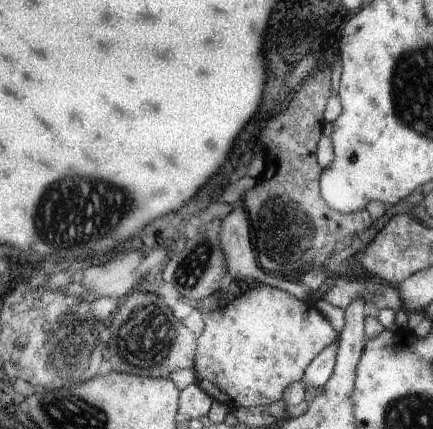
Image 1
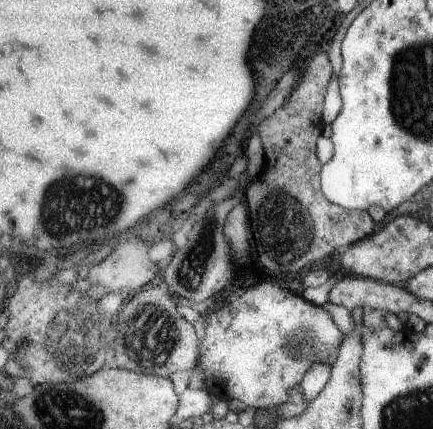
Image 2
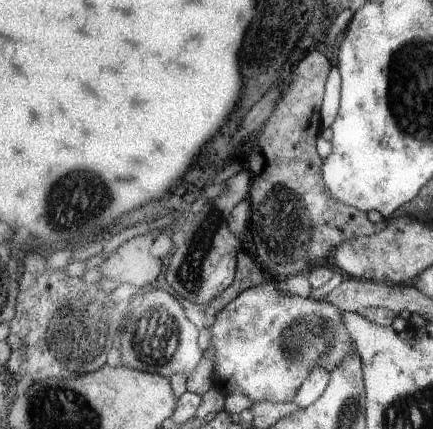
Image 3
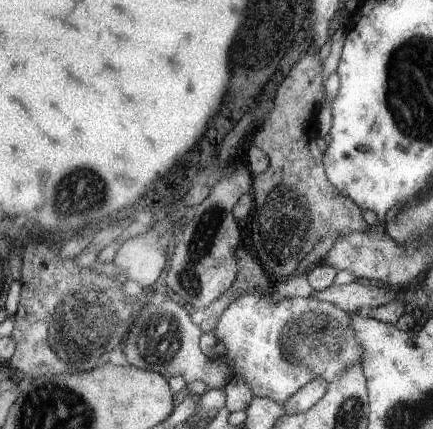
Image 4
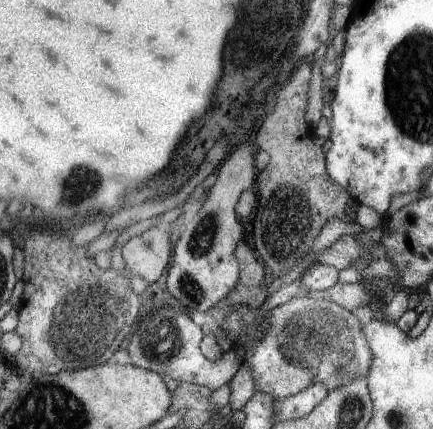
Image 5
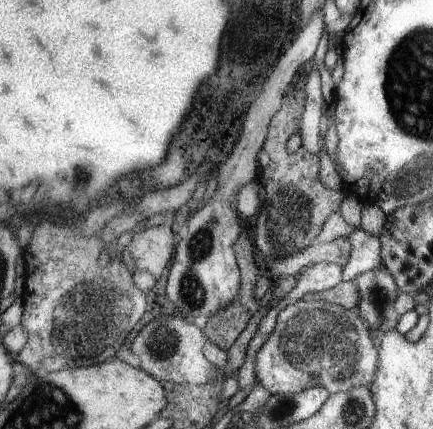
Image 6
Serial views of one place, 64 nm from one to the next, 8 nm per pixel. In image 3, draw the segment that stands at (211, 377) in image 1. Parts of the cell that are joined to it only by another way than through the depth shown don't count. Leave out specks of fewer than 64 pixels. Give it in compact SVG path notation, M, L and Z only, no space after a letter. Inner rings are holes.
M261 282L235 296L215 314L209 328L213 348L211 386L221 394L241 392L251 404L287 404L315 366L331 372L351 352L353 342L339 320L337 306L283 294L277 284Z

